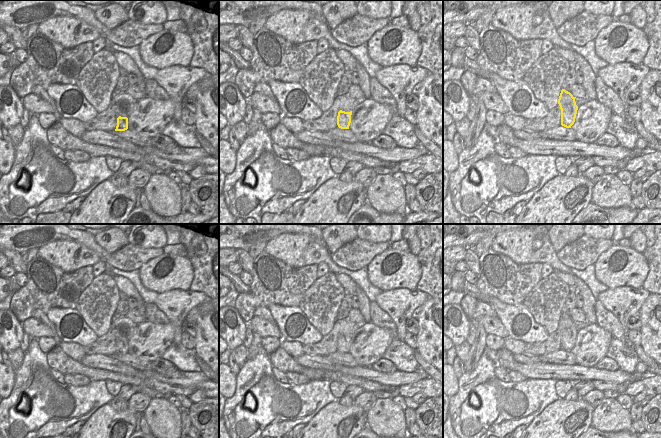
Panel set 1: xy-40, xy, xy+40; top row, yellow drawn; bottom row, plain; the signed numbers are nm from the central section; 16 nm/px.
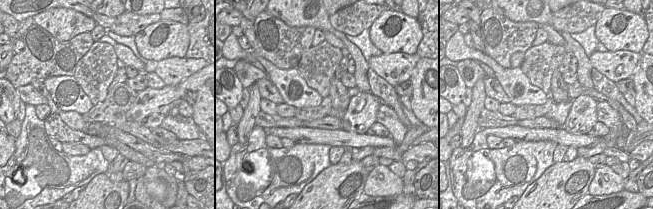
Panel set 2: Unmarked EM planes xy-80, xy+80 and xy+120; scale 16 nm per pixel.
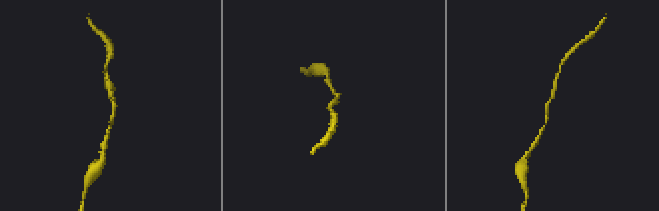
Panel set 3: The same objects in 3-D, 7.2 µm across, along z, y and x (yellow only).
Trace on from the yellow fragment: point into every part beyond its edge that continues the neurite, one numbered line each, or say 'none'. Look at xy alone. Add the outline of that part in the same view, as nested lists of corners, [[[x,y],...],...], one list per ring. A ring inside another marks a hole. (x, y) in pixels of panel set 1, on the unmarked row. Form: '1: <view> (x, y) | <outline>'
none

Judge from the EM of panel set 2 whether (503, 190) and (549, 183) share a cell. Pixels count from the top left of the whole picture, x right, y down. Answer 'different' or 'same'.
different

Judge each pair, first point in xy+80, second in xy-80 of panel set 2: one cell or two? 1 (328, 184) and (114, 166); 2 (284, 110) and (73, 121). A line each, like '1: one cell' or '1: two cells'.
1: two cells
2: one cell

